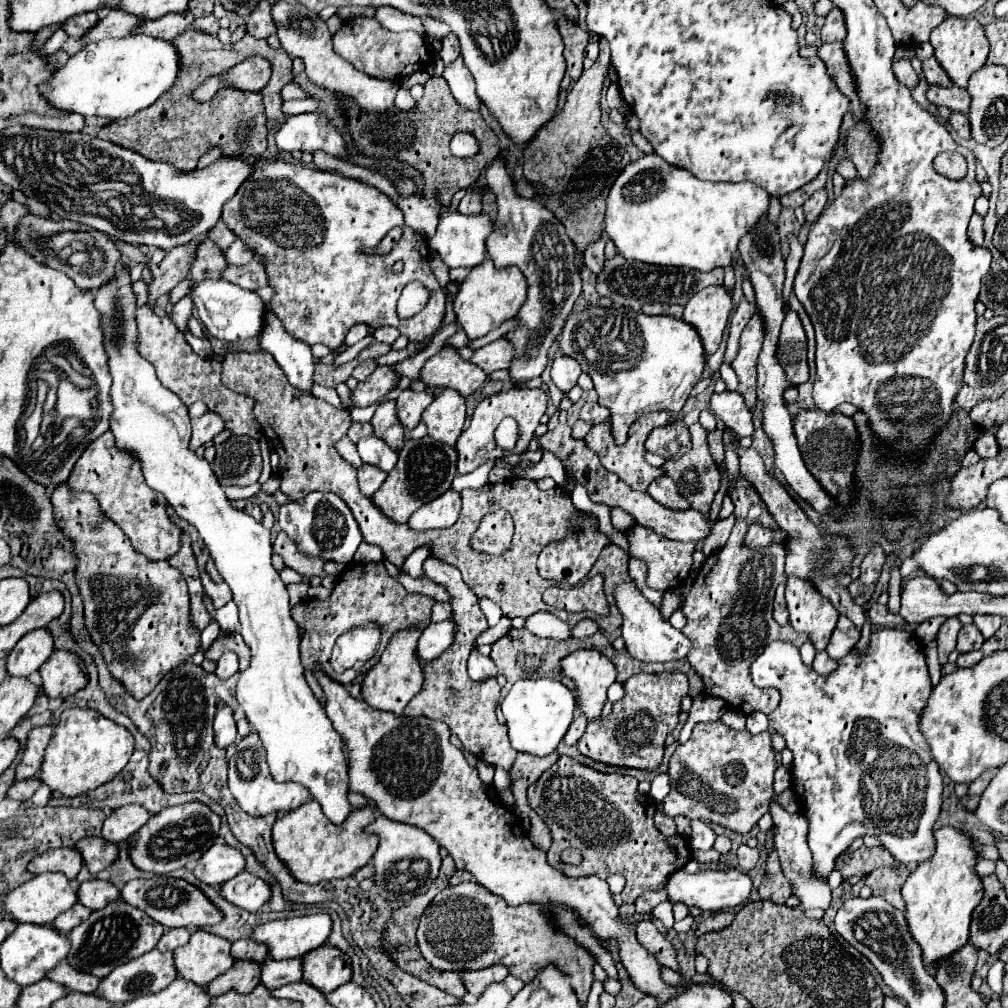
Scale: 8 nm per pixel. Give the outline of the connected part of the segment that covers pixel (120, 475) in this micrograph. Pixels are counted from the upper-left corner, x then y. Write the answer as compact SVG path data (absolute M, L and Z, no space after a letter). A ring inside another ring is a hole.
M110 430L96 438L82 452L70 474L70 488L74 492L92 492L100 504L102 514L122 528L138 554L144 554L146 558L156 562L168 560L178 552L182 528L170 520L166 512L168 502L158 500L158 492L148 488L140 462L126 450L116 448L114 434Z

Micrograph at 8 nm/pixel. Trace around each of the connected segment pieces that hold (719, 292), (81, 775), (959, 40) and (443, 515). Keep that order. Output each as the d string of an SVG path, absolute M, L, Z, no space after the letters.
M722 286L704 288L688 300L682 320L700 334L706 360L718 350L730 312L732 296Z
M70 708L60 714L58 724L54 726L54 736L40 766L40 780L52 792L58 792L66 798L80 796L110 782L128 764L132 752L134 738L128 730L124 730L124 726L102 718L102 714L96 714L96 710Z
M948 16L930 36L930 44L934 46L934 58L952 78L952 82L960 88L966 88L970 76L978 72L988 58L988 40L984 38L984 28L974 18L952 18Z
M448 490L440 498L428 502L428 506L422 506L412 514L408 520L408 526L416 532L432 530L432 528L450 528L460 514L460 496L454 490Z

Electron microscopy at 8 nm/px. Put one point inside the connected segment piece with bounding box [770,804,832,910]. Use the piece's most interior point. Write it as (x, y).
(791, 829)

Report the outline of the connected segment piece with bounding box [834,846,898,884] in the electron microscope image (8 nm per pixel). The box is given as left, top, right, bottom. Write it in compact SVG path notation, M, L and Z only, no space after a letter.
M858 848L848 850L836 858L836 870L840 870L842 878L850 884L860 882L864 876L868 876L878 866L890 866L896 868L898 862L892 858L892 854L886 848Z

